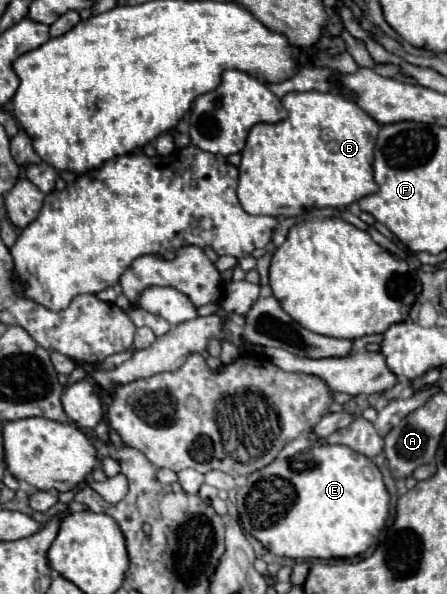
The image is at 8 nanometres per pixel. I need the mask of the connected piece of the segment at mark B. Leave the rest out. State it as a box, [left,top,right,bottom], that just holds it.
[237,93,381,217]

